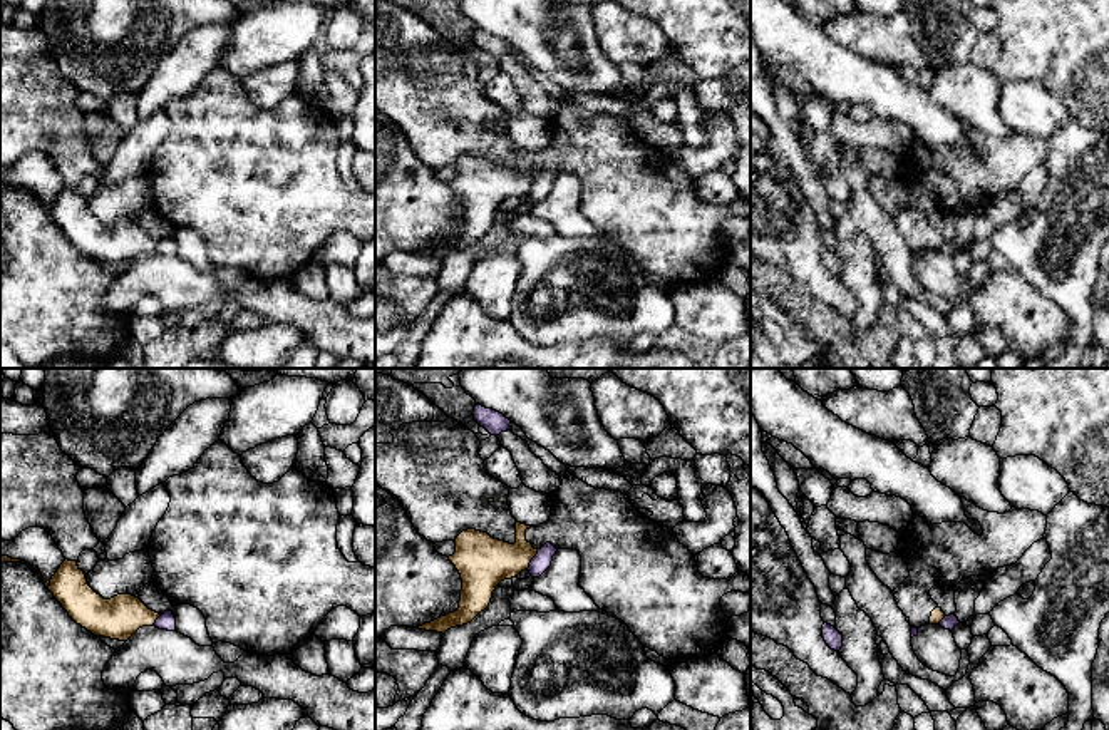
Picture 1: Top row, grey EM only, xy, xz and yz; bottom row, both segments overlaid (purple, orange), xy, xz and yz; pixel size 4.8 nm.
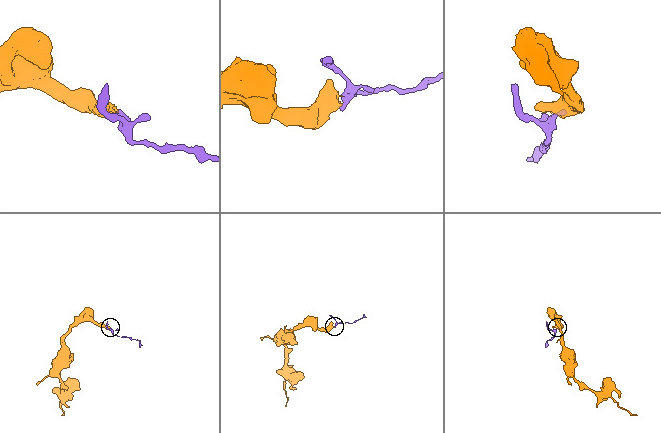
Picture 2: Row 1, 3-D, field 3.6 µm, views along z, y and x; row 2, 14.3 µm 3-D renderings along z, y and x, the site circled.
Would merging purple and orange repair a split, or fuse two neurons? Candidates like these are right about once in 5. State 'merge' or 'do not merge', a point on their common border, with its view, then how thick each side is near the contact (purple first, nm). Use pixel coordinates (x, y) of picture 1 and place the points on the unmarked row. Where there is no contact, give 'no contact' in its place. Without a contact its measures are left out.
do not merge | xz (531, 185) | 90/260 nm

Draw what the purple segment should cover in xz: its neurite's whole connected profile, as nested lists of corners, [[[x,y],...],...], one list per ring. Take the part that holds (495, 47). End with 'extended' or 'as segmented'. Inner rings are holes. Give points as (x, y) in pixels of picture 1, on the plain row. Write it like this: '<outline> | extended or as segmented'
[[[476,30],[472,40],[474,45],[481,52],[484,52],[491,60],[499,60],[501,57],[511,55],[509,52],[511,45],[493,33]]] | as segmented

